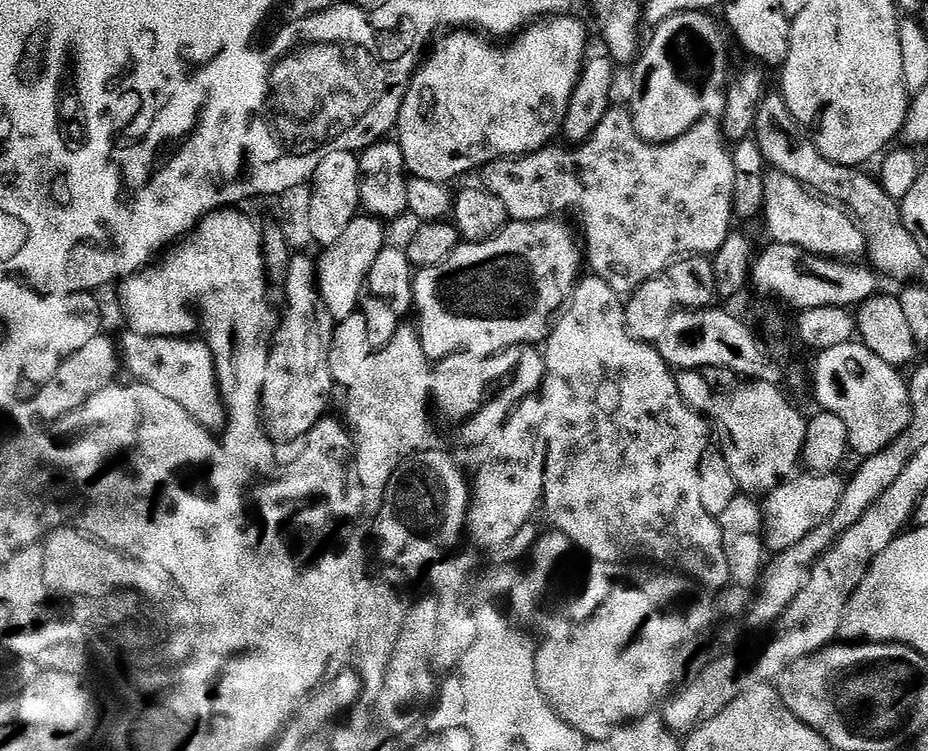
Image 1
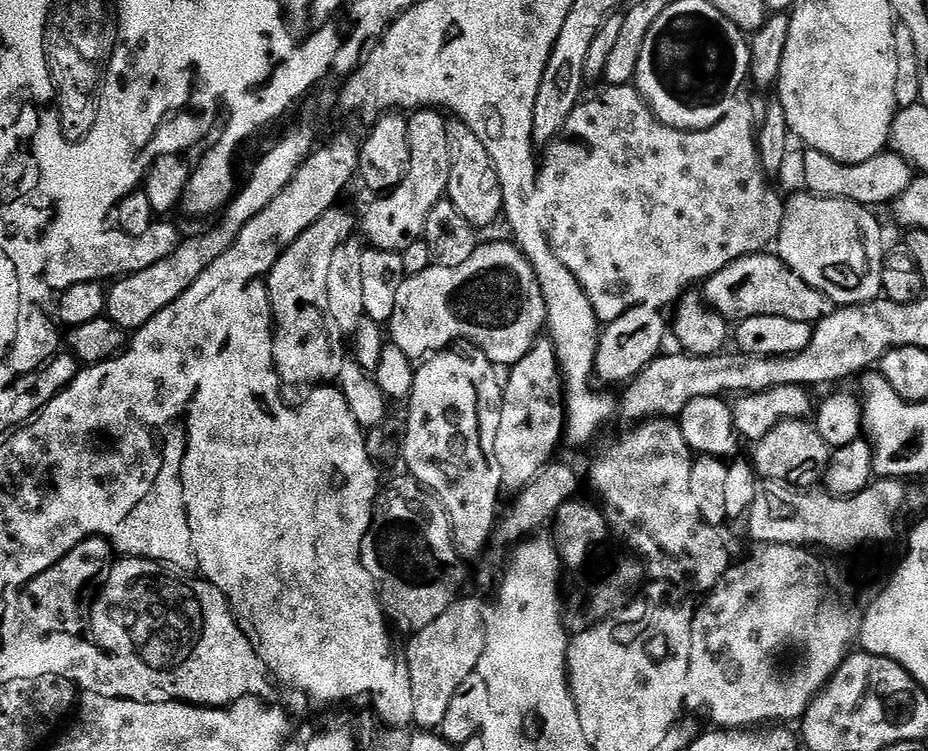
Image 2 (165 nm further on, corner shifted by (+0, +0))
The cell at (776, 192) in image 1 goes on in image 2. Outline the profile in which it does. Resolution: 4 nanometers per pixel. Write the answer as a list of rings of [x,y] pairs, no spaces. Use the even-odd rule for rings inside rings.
[[[801,190],[797,196],[787,197],[784,206],[784,221],[778,241],[778,255],[786,266],[802,282],[818,290],[833,305],[865,304],[883,293],[882,270],[884,269],[884,232],[876,221],[876,212],[858,202],[836,197],[818,196],[812,191]]]

